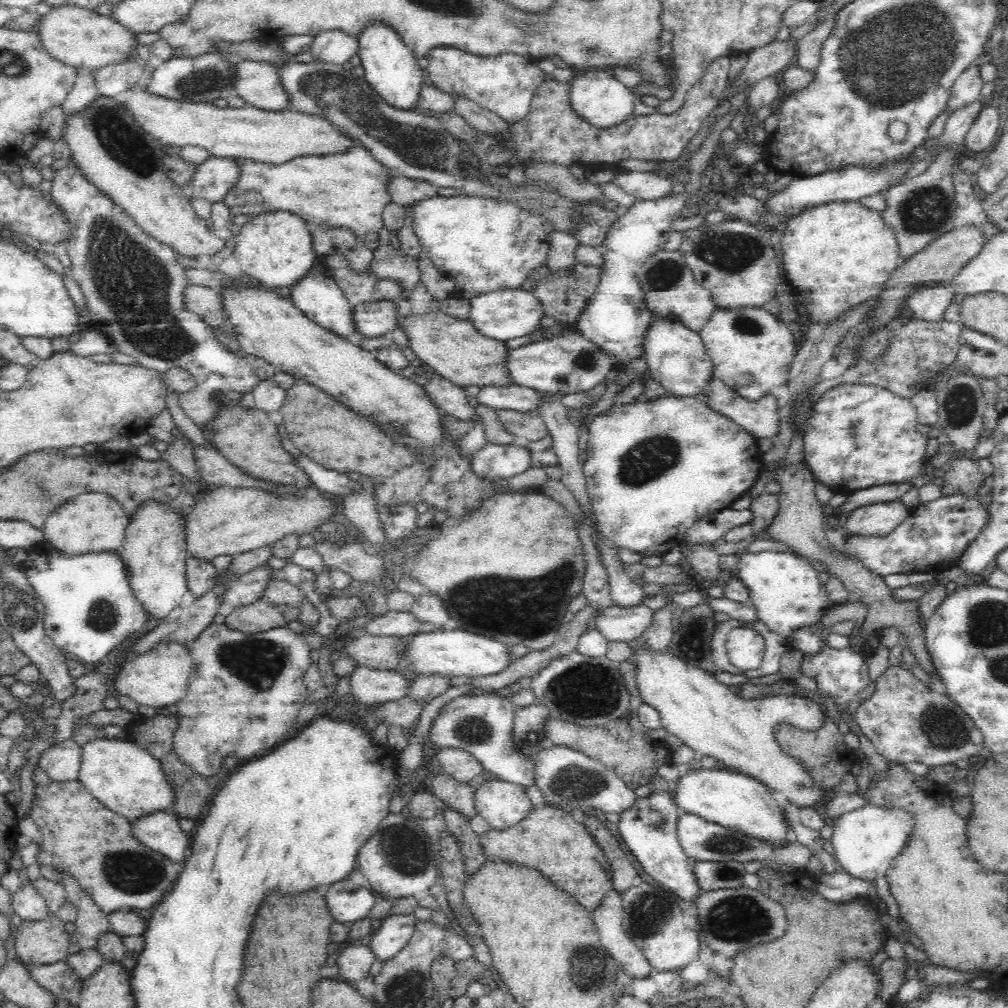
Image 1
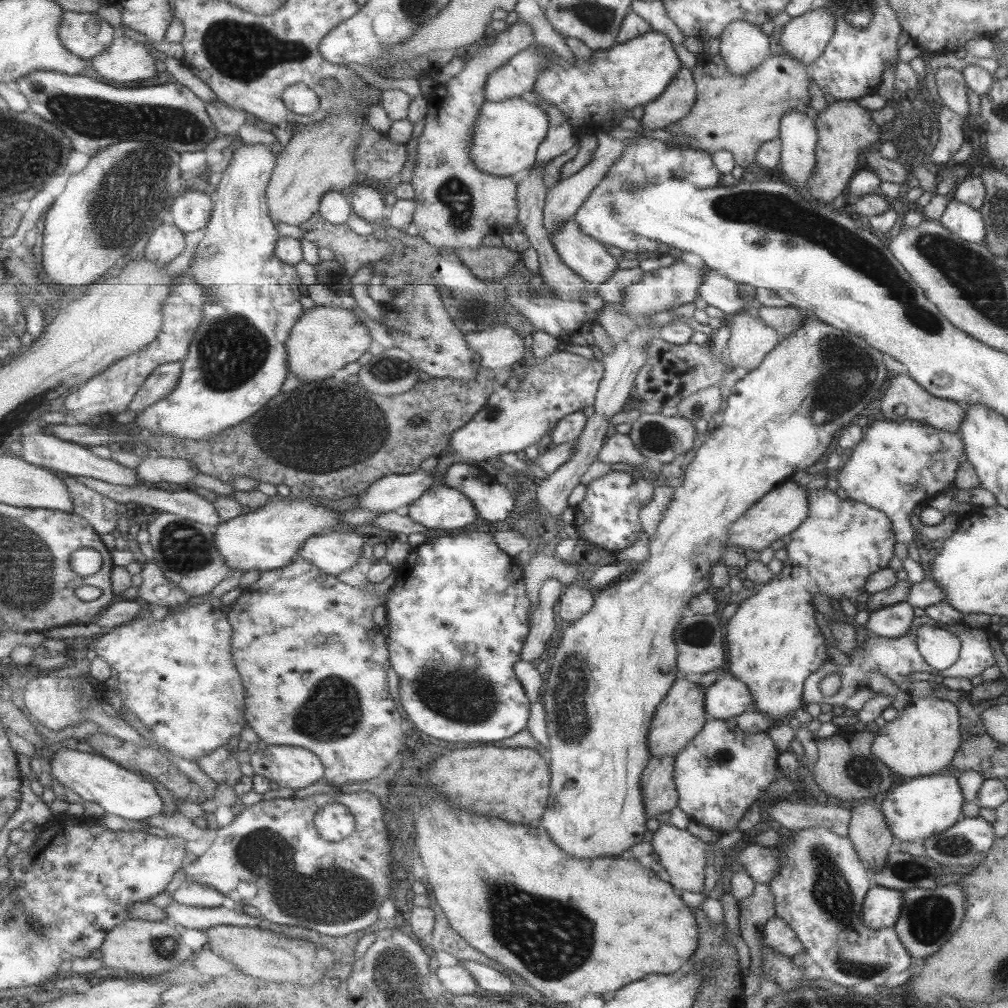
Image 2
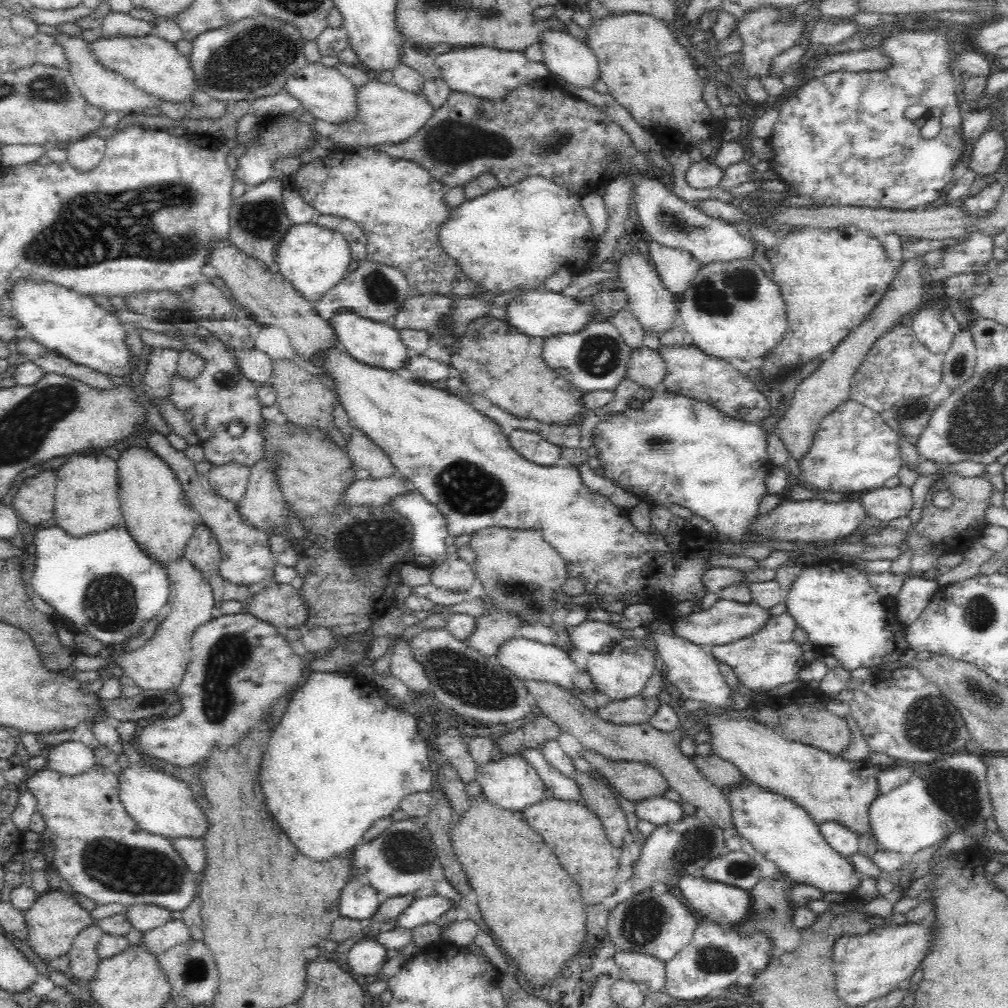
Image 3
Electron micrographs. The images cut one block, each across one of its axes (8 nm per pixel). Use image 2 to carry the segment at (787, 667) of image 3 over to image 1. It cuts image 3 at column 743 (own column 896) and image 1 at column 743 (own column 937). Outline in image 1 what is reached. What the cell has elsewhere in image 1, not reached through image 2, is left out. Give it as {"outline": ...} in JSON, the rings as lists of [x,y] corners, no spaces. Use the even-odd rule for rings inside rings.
{"outline":[[[756,618],[750,623],[736,619],[729,619],[719,622],[716,625],[714,634],[710,638],[712,659],[718,671],[729,672],[733,675],[743,674],[744,677],[764,677],[779,672],[782,655],[790,649],[789,641],[772,632],[768,625]],[[750,626],[764,637],[764,654],[761,666],[753,670],[741,670],[732,664],[727,653],[728,633],[735,628]]]}

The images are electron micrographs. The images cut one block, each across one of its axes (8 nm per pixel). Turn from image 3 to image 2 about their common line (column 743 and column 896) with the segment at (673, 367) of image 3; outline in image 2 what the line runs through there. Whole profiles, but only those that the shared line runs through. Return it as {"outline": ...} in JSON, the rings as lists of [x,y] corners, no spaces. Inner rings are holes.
{"outline":[[[898,373],[890,380],[880,402],[883,416],[888,420],[903,421],[906,419],[918,420],[928,423],[940,431],[956,432],[966,417],[966,407],[956,401],[938,398],[924,390],[908,373]]]}

